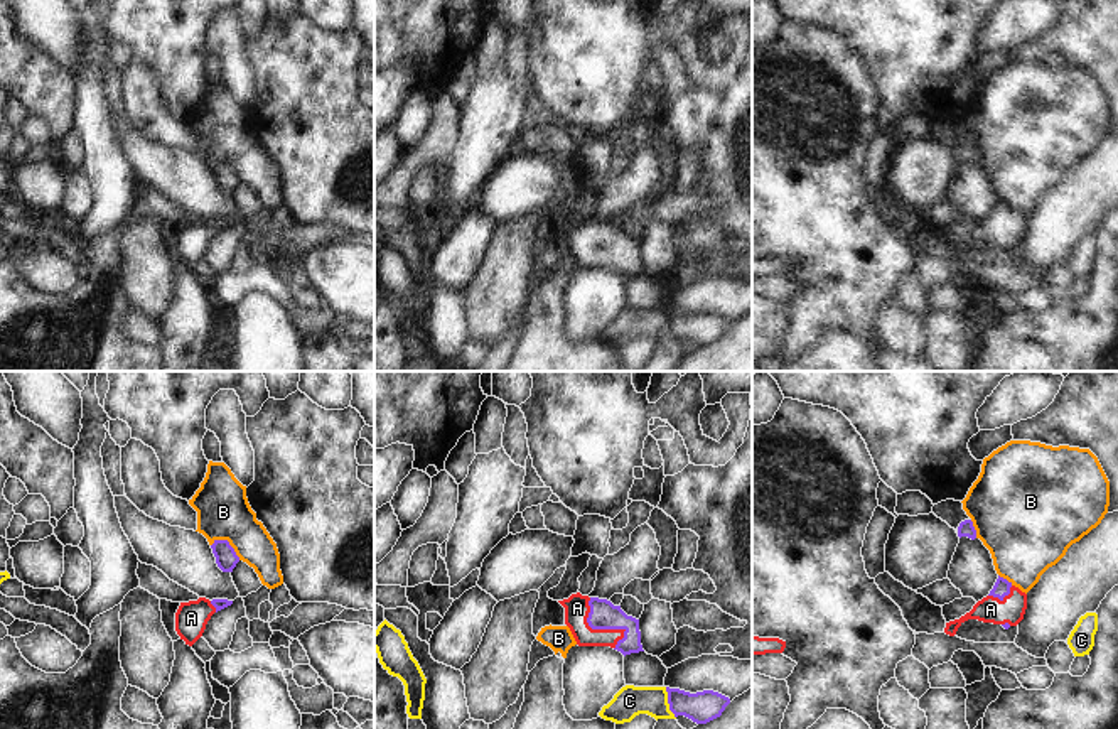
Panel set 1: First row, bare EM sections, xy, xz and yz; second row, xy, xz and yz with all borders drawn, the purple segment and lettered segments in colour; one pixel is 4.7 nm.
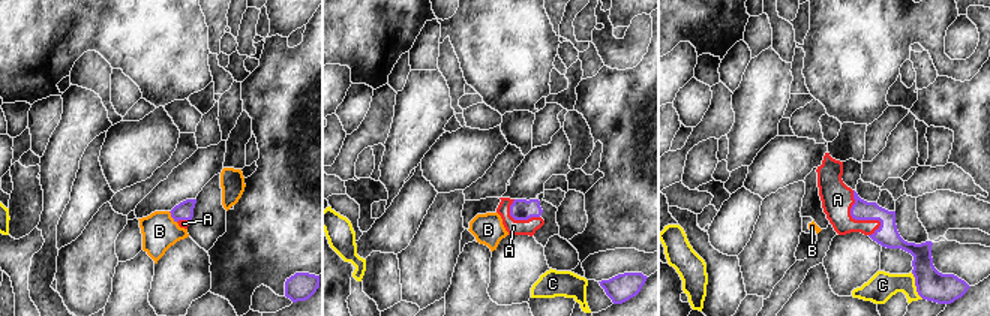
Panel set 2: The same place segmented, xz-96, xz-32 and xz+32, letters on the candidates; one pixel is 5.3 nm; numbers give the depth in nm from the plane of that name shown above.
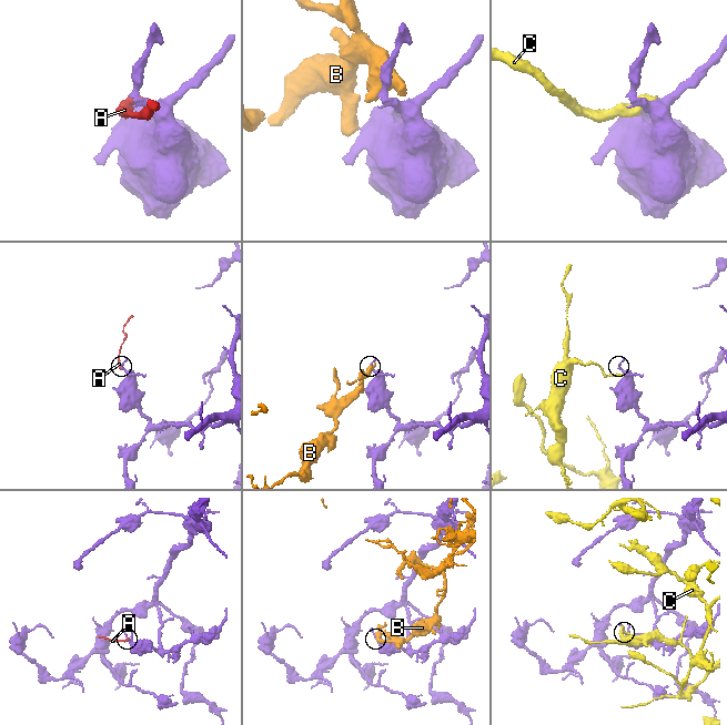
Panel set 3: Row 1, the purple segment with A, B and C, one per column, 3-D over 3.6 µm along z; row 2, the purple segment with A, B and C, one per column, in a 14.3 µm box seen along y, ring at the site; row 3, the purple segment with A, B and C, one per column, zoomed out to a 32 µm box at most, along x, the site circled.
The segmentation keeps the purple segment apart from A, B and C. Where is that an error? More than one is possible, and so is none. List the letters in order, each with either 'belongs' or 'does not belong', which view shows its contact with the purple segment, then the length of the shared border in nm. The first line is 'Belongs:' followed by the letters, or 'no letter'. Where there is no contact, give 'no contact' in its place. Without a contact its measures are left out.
Belongs: A
A: belongs; meets purple in xz; contact 280 nm long
B: does not belong; meets purple in xy; contact 160 nm long
C: does not belong; meets purple in xz; contact 160 nm long

